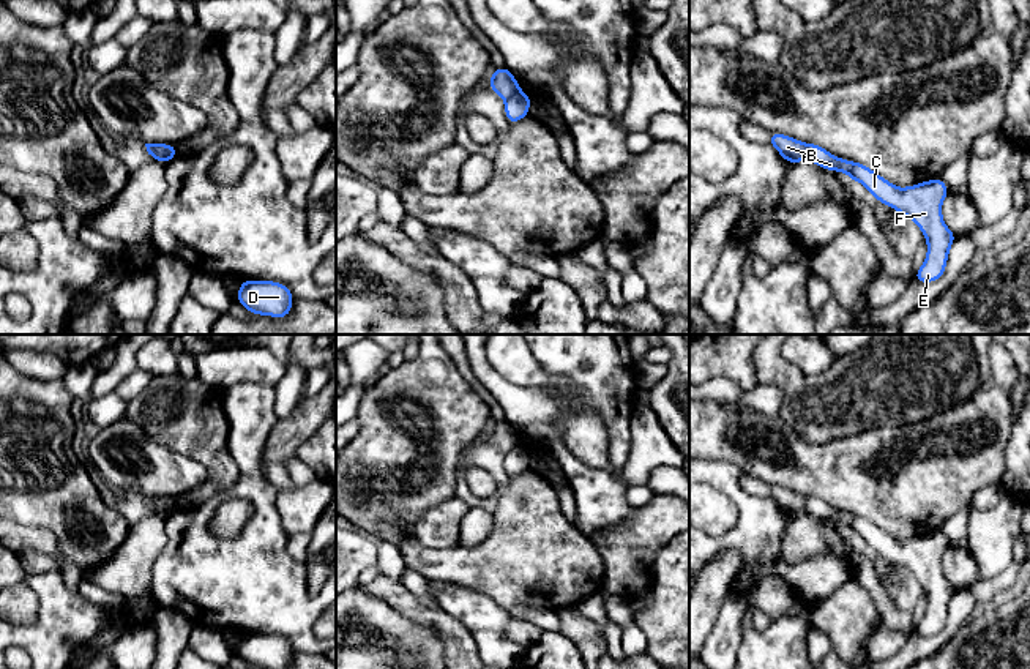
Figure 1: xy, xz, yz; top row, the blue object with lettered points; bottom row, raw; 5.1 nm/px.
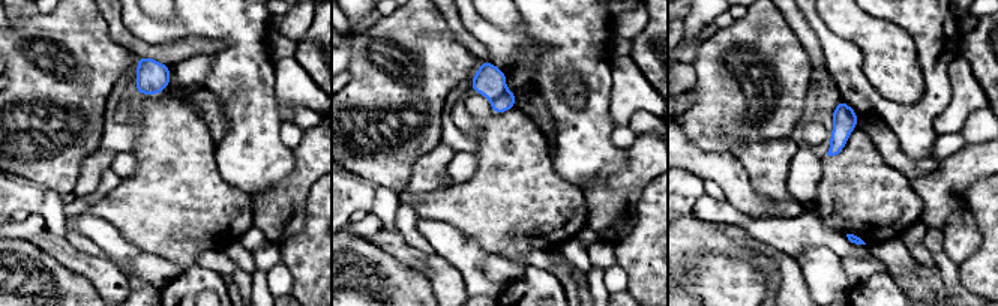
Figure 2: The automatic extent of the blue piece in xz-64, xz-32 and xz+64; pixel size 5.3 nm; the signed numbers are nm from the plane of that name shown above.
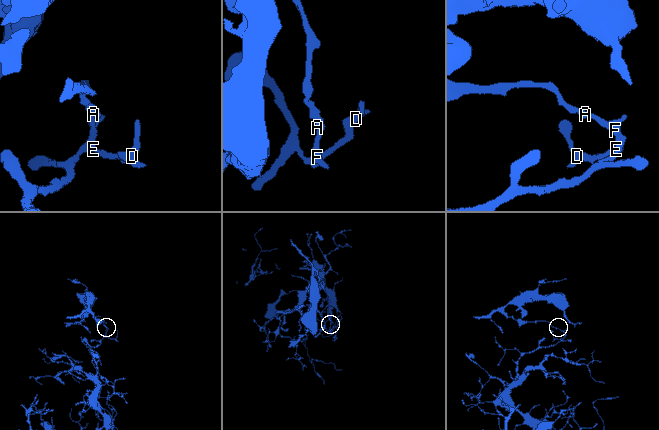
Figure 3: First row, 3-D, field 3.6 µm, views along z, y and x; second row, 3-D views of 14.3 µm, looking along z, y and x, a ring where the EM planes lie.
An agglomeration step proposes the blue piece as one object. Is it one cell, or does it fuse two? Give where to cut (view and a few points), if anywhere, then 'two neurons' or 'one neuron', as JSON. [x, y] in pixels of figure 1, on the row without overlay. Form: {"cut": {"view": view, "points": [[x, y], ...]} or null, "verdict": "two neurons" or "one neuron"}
{"cut": {"view": "xz", "points": [[519, 444], [505, 455]]}, "verdict": "two neurons"}

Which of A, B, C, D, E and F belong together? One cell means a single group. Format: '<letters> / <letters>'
A C D E F / B

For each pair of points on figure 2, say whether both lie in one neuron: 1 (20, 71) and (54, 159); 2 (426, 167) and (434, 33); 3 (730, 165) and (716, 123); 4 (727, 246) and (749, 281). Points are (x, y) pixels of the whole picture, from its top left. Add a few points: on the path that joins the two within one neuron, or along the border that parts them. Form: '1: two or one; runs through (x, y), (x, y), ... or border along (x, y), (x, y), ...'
1: one; runs through (42, 93), (48, 99), (51, 110), (51, 137)
2: two; border along (438, 143), (419, 156), (411, 168), (408, 182)
3: two; border along (691, 143), (704, 152), (731, 152), (734, 155)
4: two; border along (700, 254), (716, 251), (748, 261), (764, 278)

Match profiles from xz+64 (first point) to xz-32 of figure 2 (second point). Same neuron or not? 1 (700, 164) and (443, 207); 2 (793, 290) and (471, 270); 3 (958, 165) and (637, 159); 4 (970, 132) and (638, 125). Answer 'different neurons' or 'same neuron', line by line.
1: same neuron
2: different neurons
3: same neuron
4: same neuron

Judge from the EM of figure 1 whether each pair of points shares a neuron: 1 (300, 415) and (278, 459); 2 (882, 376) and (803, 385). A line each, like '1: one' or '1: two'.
1: one
2: one

